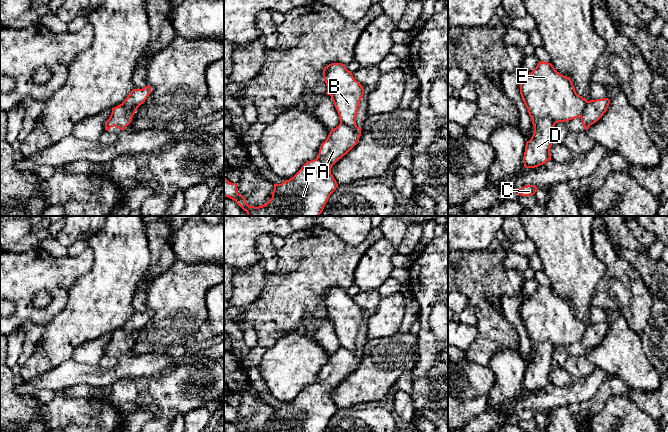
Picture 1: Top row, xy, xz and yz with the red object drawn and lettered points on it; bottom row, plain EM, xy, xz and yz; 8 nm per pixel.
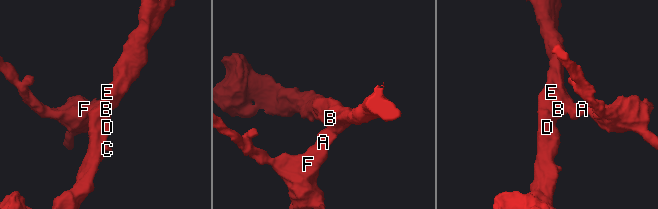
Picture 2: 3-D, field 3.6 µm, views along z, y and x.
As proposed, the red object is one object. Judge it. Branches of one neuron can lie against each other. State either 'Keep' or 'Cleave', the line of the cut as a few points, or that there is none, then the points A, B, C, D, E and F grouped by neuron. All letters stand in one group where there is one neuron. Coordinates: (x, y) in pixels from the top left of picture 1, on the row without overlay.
Cleave. Split along xz (340, 346), (356, 351). Groups: A F / B C D E

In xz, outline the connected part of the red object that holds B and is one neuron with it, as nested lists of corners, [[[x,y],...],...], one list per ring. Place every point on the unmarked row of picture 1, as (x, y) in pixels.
[[[331,287],[323,294],[323,303],[340,342],[340,347],[357,351],[356,340],[361,322],[364,319],[362,309],[342,287]]]

